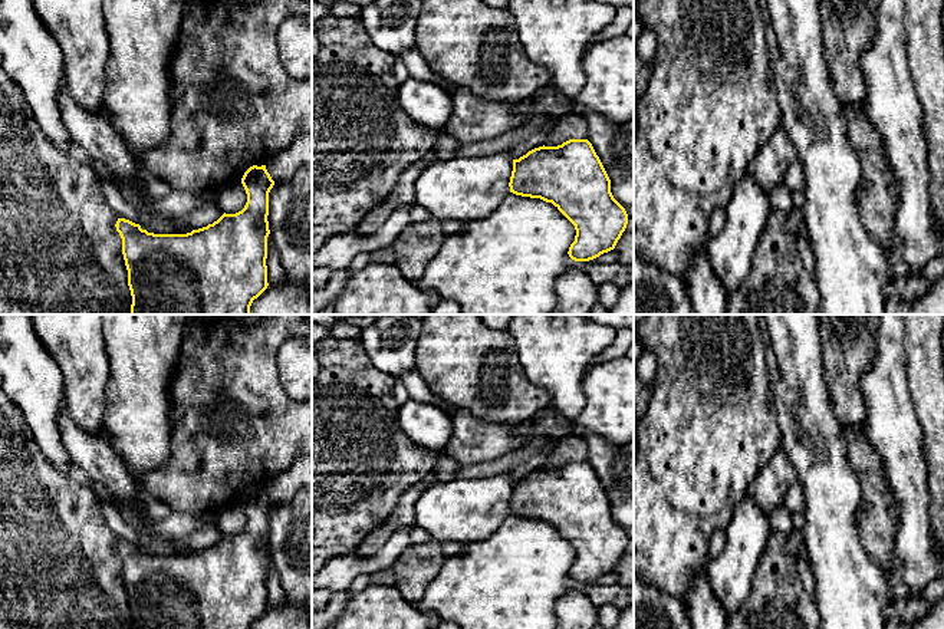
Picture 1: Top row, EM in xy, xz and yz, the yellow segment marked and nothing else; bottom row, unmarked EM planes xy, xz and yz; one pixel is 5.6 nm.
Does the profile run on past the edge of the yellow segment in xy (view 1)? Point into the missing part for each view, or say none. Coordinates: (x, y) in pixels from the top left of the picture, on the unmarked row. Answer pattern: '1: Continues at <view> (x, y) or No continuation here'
1: No continuation here

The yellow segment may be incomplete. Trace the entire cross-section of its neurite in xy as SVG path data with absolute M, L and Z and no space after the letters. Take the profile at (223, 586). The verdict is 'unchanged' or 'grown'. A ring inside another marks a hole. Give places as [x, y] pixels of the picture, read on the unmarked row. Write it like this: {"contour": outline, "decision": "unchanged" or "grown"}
{"contour": "M253 487L241 505L247 516L241 533L224 534L213 546L187 556L154 556L118 540L115 549L122 560L131 629L250 629L267 610L269 514L274 503L266 487Z", "decision": "unchanged"}

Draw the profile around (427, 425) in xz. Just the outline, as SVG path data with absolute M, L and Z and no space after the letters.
M407 399L399 405L398 427L414 444L443 452L453 434L453 415L437 405Z

